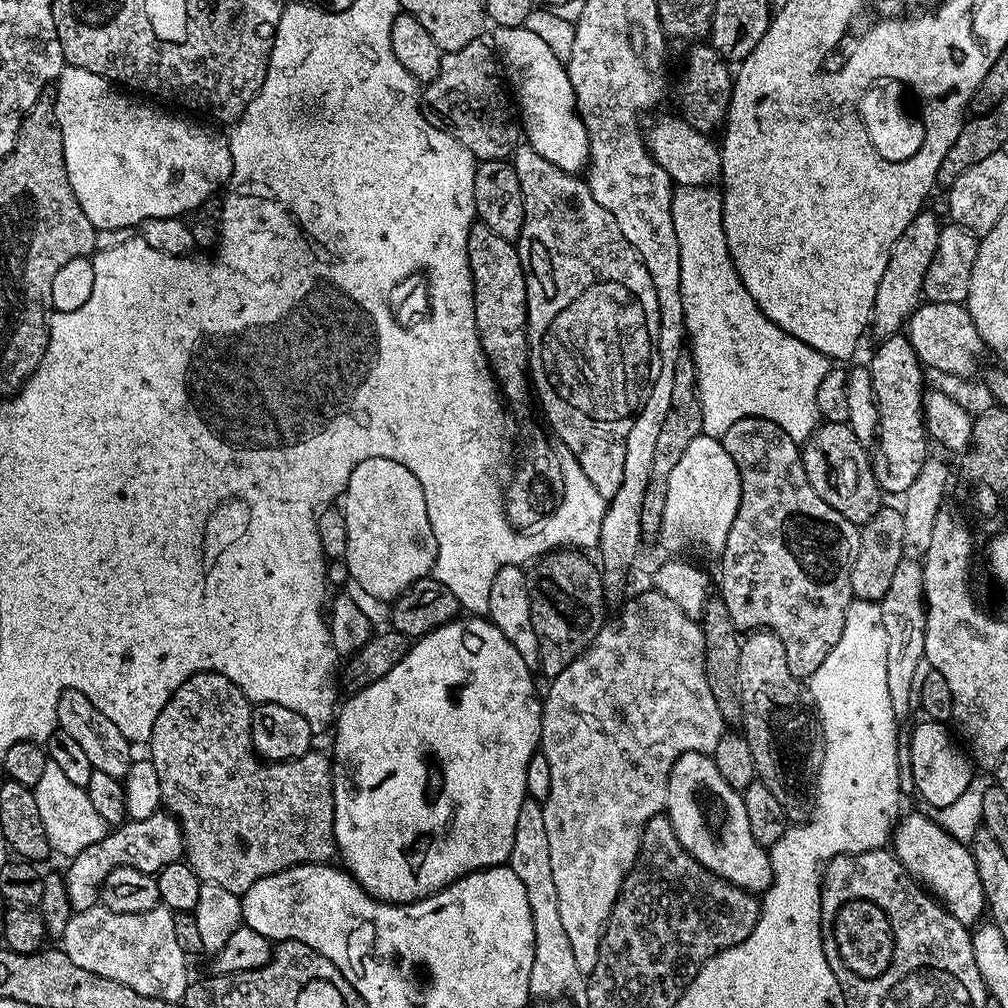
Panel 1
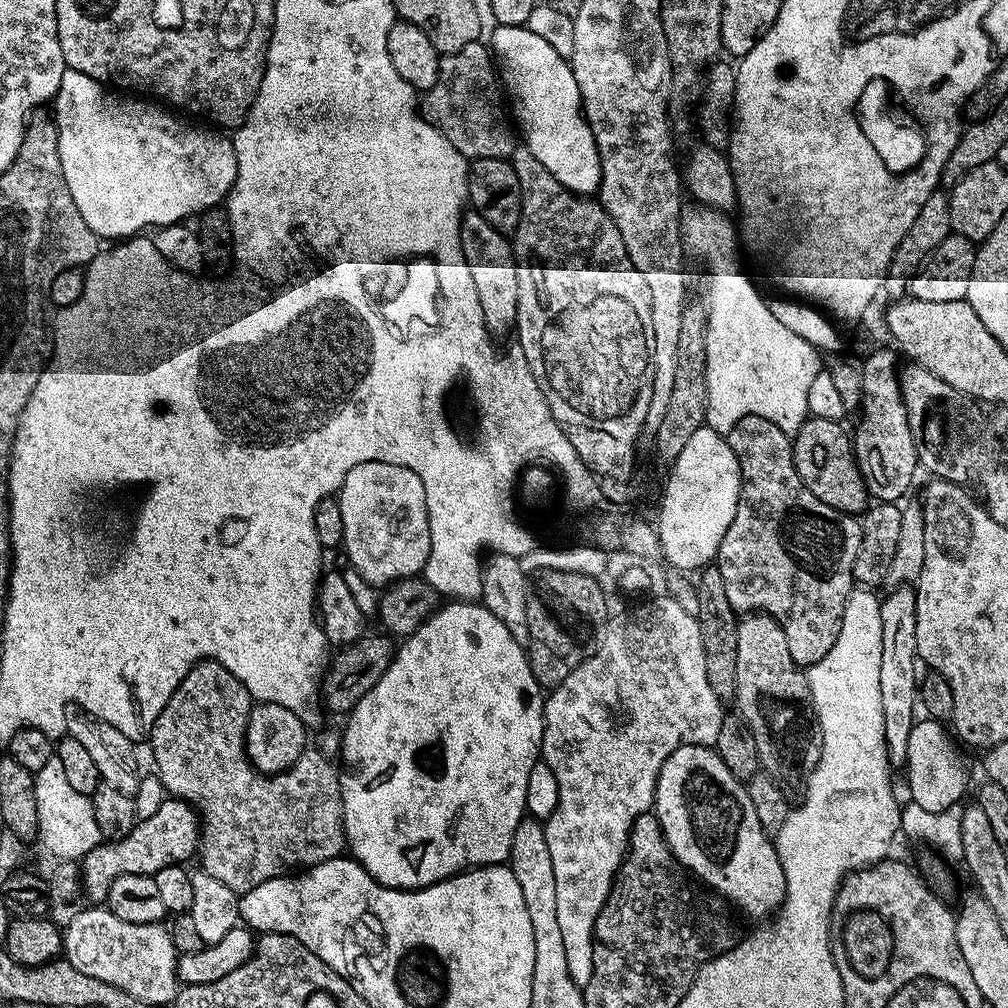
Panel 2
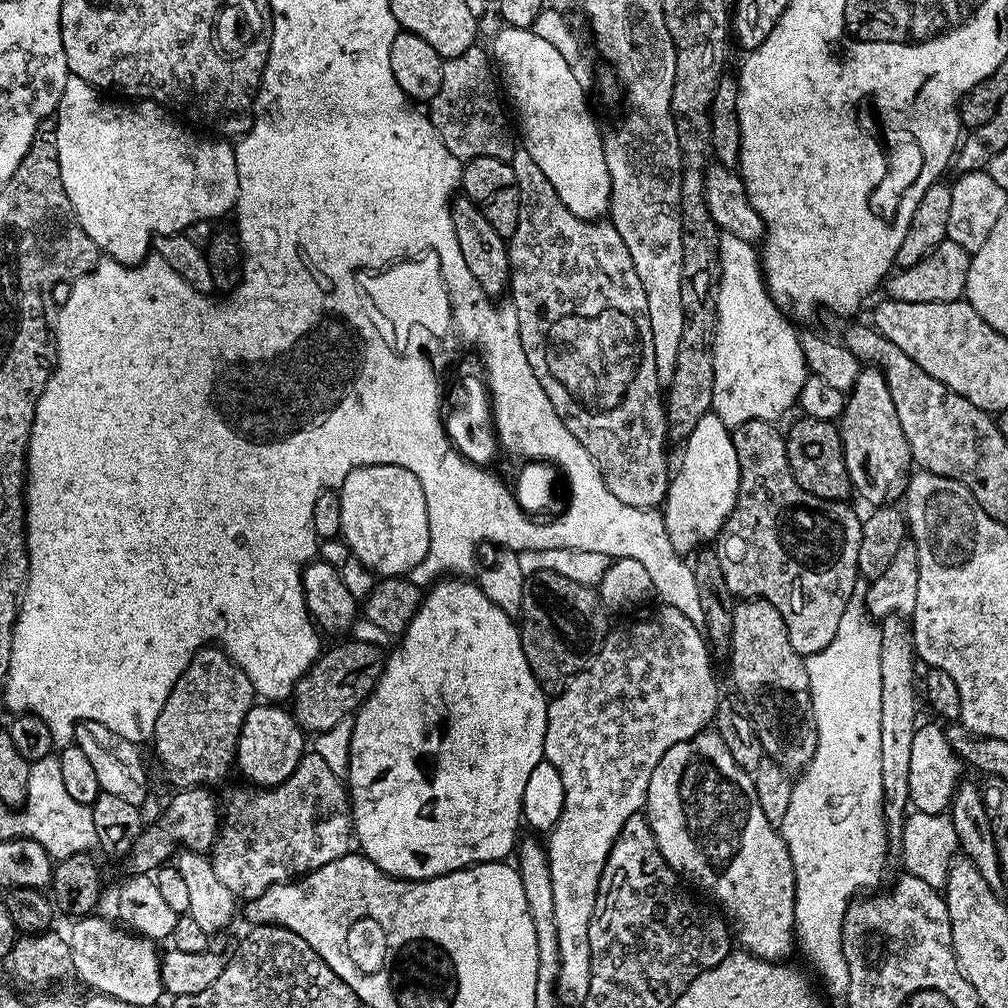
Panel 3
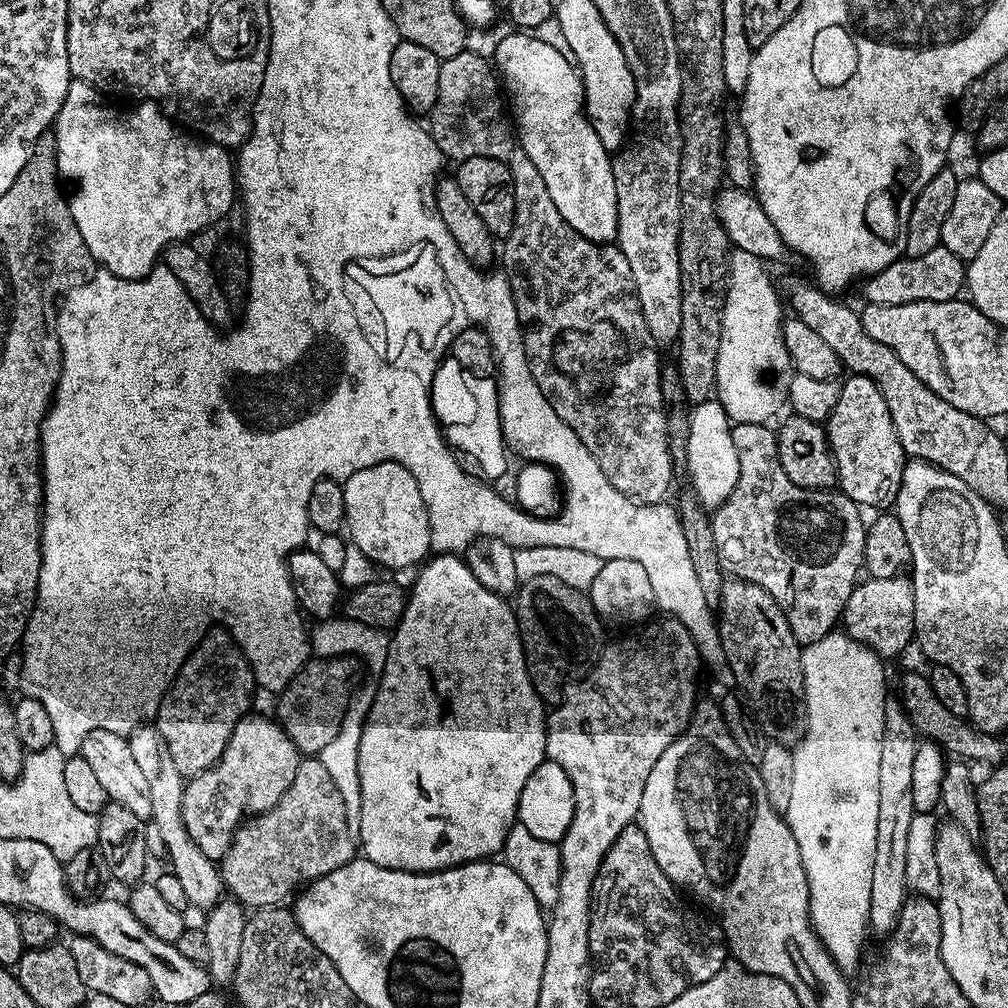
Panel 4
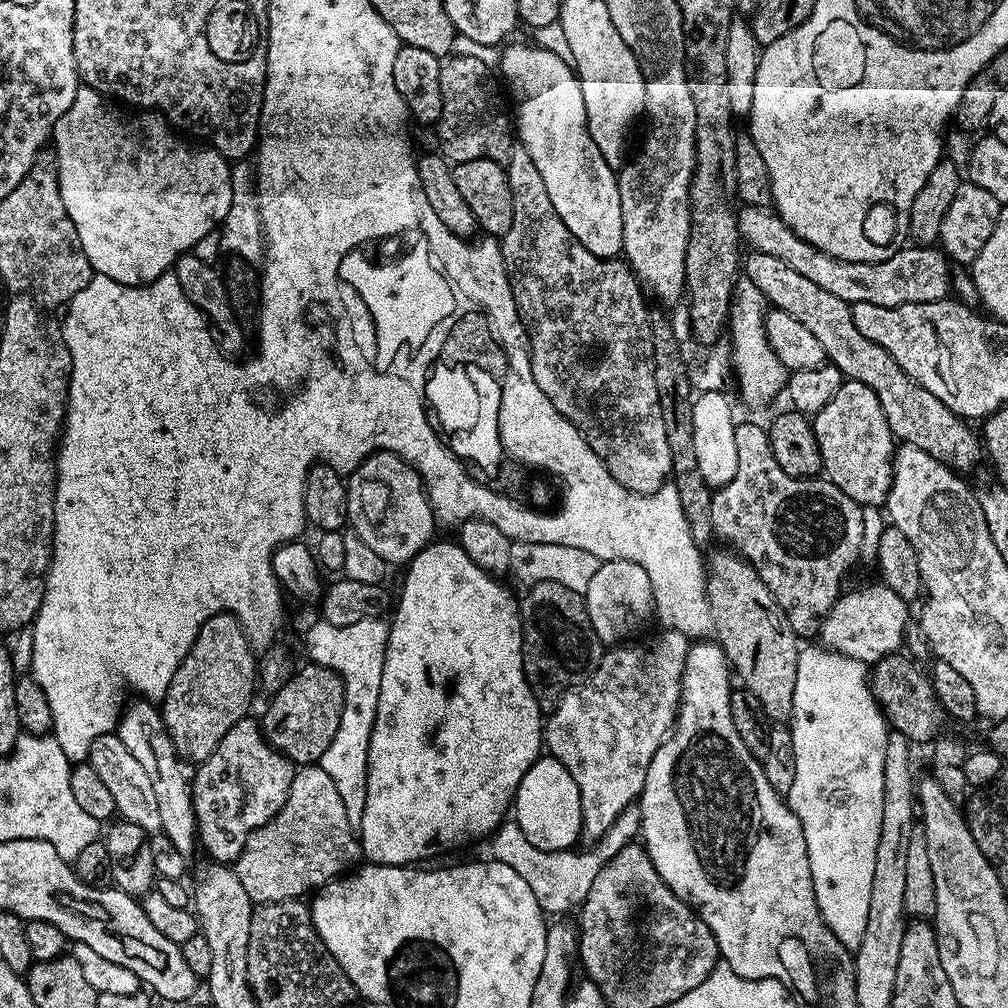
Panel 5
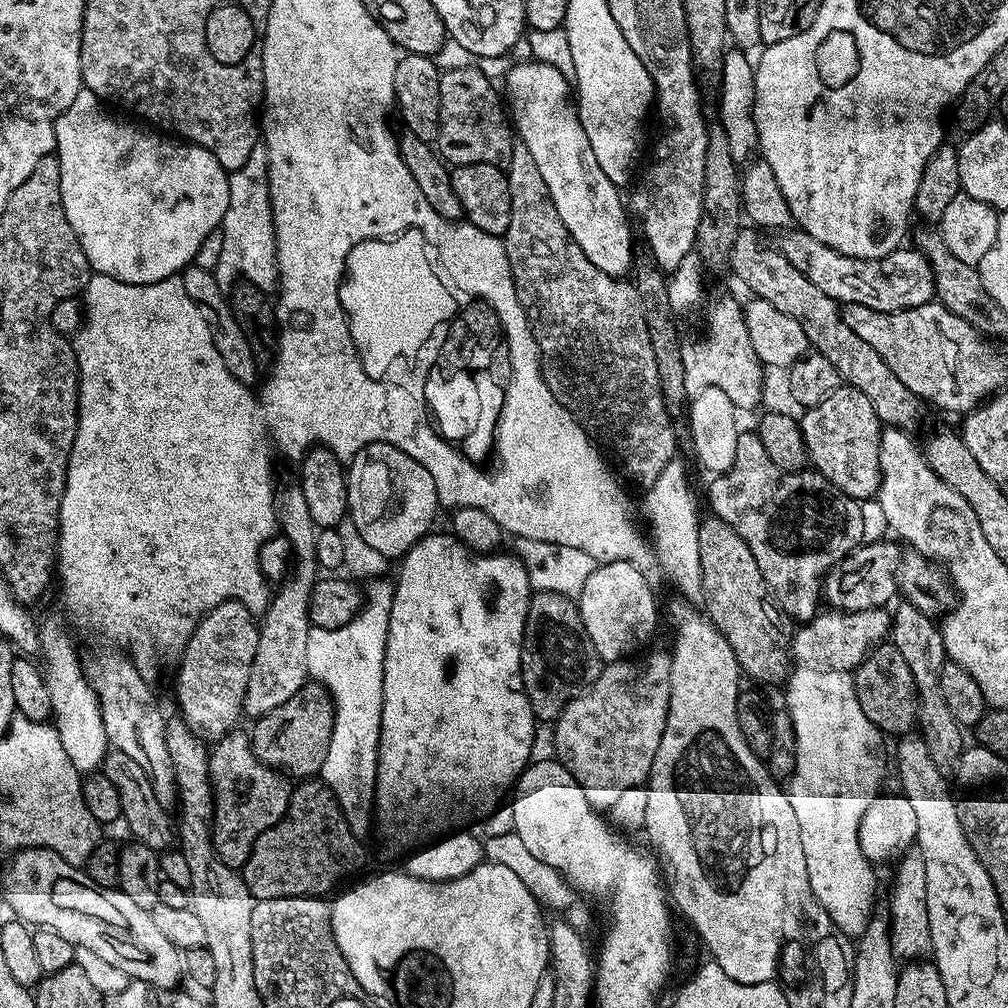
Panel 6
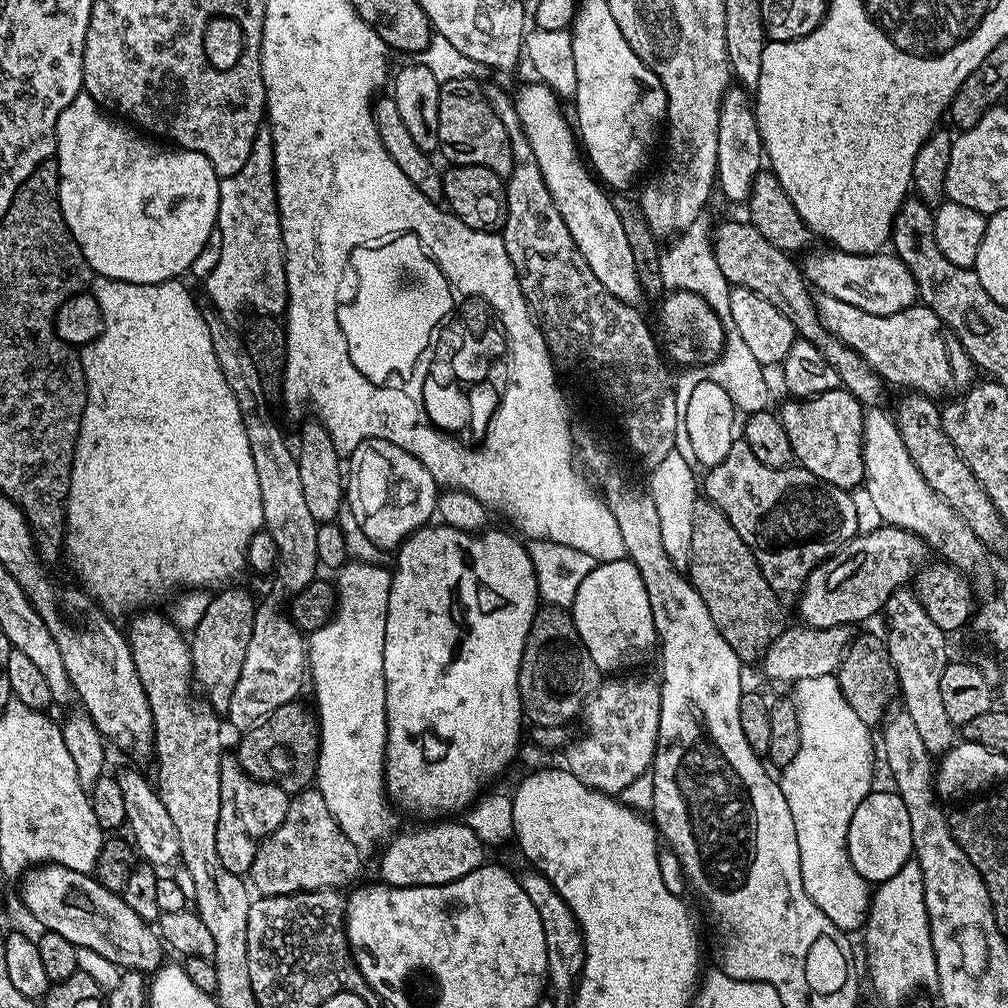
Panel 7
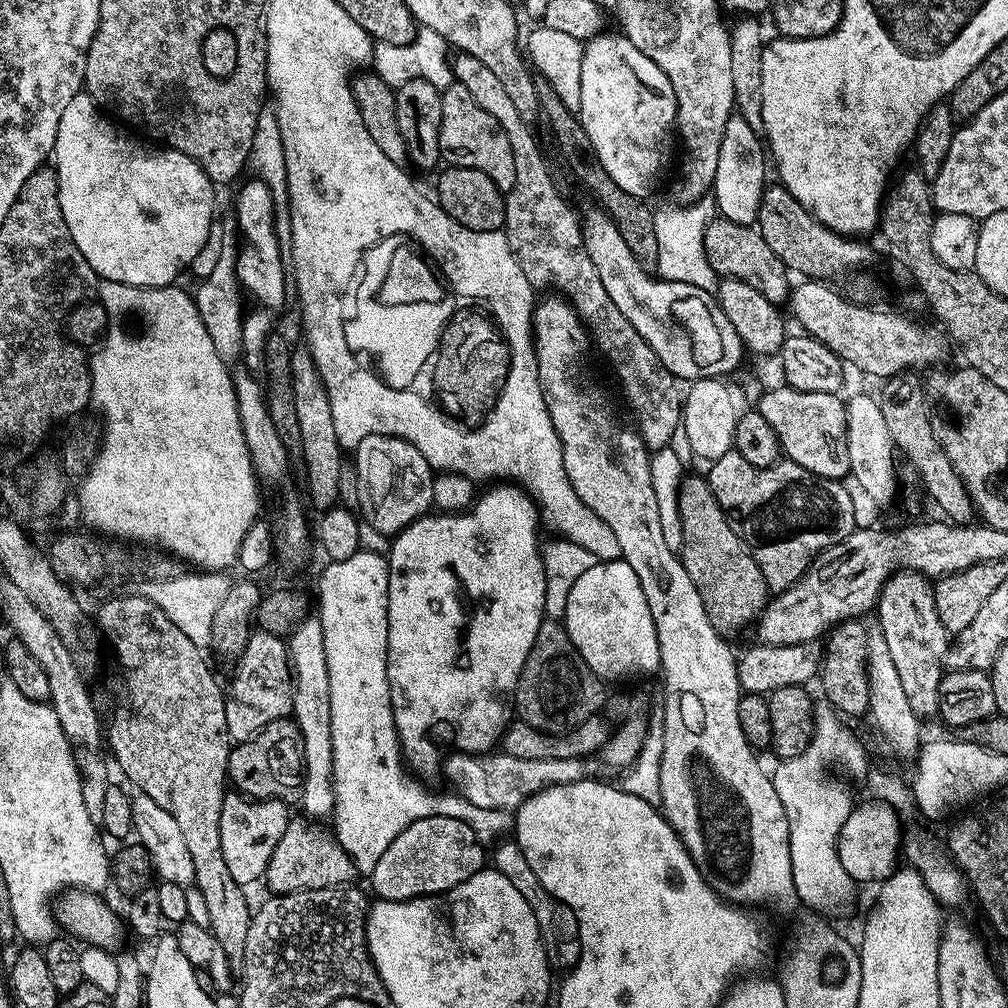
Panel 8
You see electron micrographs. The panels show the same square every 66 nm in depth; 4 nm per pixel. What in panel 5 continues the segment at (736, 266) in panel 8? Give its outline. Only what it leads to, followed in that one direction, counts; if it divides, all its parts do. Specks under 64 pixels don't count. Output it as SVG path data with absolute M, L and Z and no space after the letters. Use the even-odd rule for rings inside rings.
M749 251L743 257L742 272L747 280L754 282L754 286L758 286L758 290L762 290L765 301L775 311L790 314L790 318L802 322L802 326L806 326L806 330L810 330L810 334L814 334L814 338L818 338L827 363L838 366L838 370L849 380L866 382L866 386L870 386L870 390L874 390L874 394L878 394L878 402L882 402L882 414L886 414L886 422L890 422L892 435L900 444L918 446L918 450L926 450L926 454L930 454L930 458L948 465L949 468L960 474L964 474L967 468L974 467L979 462L980 456L982 460L982 440L977 429L975 432L972 429L975 427L969 421L955 416L951 408L947 408L942 401L934 398L934 394L930 394L930 390L923 388L918 381L912 380L910 374L906 374L906 370L902 370L902 366L898 366L898 362L894 362L891 354L882 350L882 346L878 346L878 342L870 342L870 338L866 338L866 334L862 334L862 330L858 330L858 326L854 326L852 305L847 304L842 298L834 298L834 294L814 286L814 282L810 282L810 278L802 278L802 274L790 270L790 266L786 266L786 262L773 258L770 254Z

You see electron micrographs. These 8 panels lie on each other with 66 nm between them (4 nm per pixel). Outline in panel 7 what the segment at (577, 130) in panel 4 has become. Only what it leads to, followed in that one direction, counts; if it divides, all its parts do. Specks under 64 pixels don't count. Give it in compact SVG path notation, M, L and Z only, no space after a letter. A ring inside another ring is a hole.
M533 82L520 93L515 93L514 103L520 119L519 131L528 139L534 158L538 158L538 170L542 170L542 178L566 222L566 228L570 230L570 236L574 238L576 248L606 290L622 302L635 305L642 293L636 277L634 254L630 254L630 242L626 239L626 230L622 230L622 218L618 218L613 197L607 196L609 193L586 163L577 133L569 117L567 120L560 109L561 97L545 84Z

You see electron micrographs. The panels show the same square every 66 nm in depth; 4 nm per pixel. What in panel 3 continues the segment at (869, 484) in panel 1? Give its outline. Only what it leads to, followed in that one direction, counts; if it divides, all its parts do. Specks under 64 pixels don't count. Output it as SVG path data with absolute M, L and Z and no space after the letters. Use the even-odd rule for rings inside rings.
M800 418L800 421L786 432L784 445L792 477L794 482L798 482L798 486L802 486L802 490L823 500L841 502L847 501L853 495L850 474L846 470L846 458L842 454L840 430L833 421Z

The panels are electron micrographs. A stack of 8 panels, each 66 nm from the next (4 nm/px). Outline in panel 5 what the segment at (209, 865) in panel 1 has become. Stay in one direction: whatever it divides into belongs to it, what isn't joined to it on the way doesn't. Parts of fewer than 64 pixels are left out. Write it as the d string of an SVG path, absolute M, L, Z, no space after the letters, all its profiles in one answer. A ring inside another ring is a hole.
M226 611L211 616L198 630L196 641L190 646L186 658L182 658L162 701L164 729L185 761L208 760L210 754L214 754L214 746L222 742L226 730L249 715L248 703L252 700L252 691L258 688L258 660L252 657L252 652L253 645L249 644L238 618ZM319 763L305 764L296 768L294 782L282 810L278 810L278 814L274 814L274 818L270 818L266 826L258 826L258 830L254 830L250 838L246 838L242 854L236 859L234 871L246 894L250 894L257 905L273 904L315 893L331 880L345 875L361 856L362 849L354 831L354 821L346 814L342 794L338 794L330 774L326 774Z

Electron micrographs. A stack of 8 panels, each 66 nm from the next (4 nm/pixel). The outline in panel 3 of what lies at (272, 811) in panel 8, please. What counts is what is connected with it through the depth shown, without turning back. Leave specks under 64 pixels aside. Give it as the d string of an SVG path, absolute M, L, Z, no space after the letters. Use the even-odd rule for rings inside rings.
M256 702L242 722L236 743L235 767L256 788L273 788L294 774L298 762L304 757L306 733L292 717L287 707L276 702ZM204 786L173 791L160 818L147 825L140 833L138 842L134 842L126 857L127 871L132 874L155 873L156 869L165 867L173 859L172 847L175 844L181 844L179 847L185 852L211 853L222 823L222 812L216 809L216 800L208 792L211 791Z

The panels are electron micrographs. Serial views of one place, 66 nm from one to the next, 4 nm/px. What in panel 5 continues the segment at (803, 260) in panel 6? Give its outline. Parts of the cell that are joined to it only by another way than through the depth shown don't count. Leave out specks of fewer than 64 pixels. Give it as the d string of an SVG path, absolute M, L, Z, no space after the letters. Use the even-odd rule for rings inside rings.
M753 204L741 207L736 212L736 226L741 241L751 251L770 254L786 262L790 270L802 274L802 278L810 278L814 286L834 294L834 298L842 298L850 305L874 302L874 306L897 308L903 304L942 300L952 292L953 265L936 246L905 246L882 262L846 262L827 256L810 242L798 238L798 234L794 234L794 230L790 230L790 226L786 226L786 222L782 222L782 218L767 207L759 208Z

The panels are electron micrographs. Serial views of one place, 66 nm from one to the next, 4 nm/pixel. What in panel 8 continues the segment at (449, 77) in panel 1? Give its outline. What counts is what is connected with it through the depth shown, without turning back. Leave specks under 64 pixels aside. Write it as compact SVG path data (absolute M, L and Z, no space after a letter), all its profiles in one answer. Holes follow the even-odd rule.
M453 82L441 91L442 98L442 126L438 134L440 143L440 158L445 165L454 168L469 168L482 170L498 190L508 193L514 186L514 150L512 136L509 129L502 127L498 118L486 114L482 106L466 90L466 86Z

